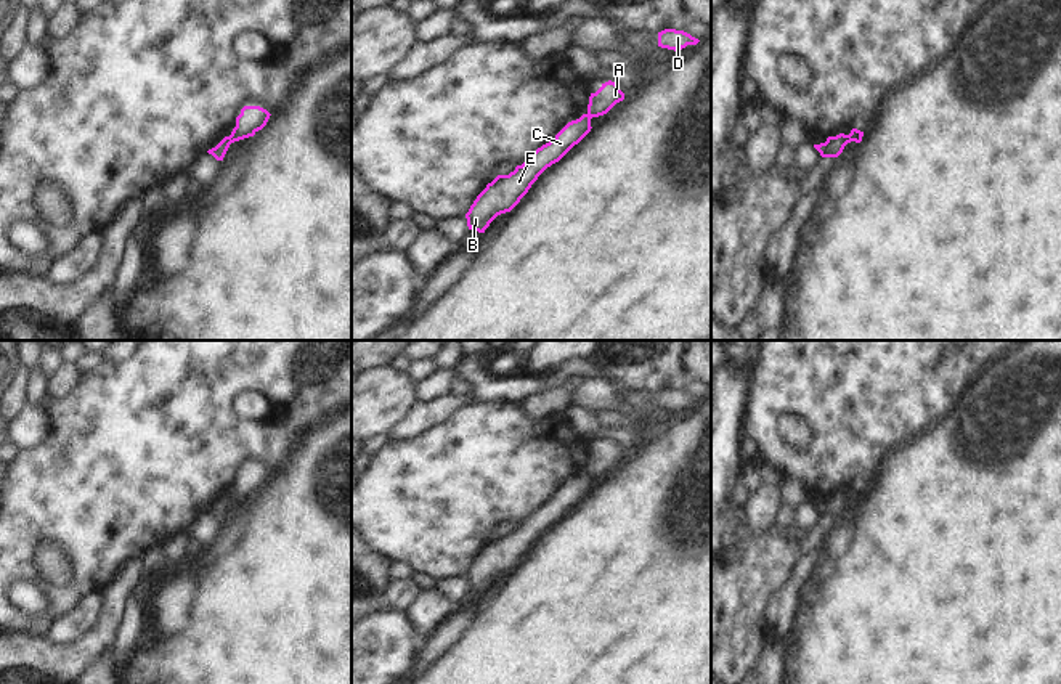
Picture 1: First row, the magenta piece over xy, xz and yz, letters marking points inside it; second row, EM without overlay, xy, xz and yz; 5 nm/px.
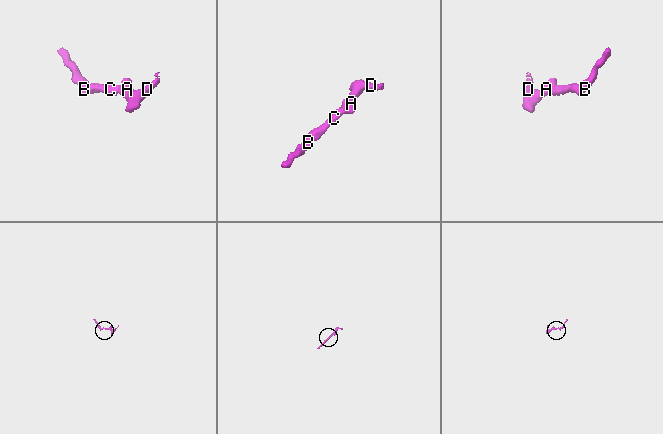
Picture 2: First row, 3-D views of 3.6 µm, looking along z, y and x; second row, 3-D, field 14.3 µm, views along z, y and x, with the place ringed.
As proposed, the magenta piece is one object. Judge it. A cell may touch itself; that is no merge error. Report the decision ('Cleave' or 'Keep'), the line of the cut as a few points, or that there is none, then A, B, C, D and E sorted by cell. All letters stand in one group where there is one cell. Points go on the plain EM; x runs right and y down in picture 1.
Cleave. Split along xy (228, 496), (230, 503). Groups: A D / B C E.

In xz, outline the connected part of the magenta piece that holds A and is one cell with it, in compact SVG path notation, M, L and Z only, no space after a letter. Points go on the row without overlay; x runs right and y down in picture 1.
M612 440L602 443L602 446L591 453L587 474L589 477L599 477L607 474L616 462L624 459L624 453L618 448L618 445Z

